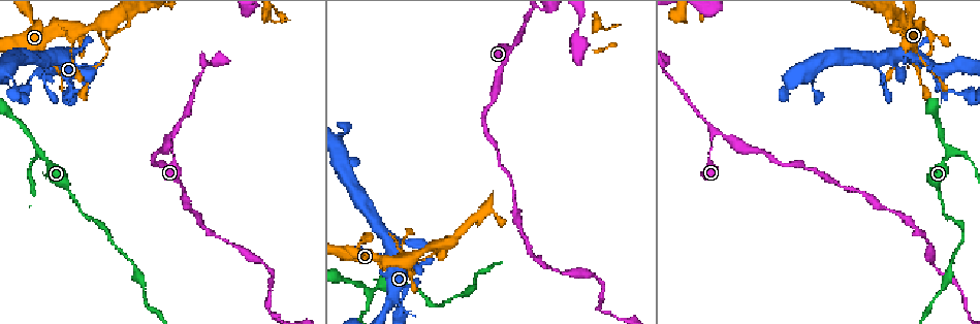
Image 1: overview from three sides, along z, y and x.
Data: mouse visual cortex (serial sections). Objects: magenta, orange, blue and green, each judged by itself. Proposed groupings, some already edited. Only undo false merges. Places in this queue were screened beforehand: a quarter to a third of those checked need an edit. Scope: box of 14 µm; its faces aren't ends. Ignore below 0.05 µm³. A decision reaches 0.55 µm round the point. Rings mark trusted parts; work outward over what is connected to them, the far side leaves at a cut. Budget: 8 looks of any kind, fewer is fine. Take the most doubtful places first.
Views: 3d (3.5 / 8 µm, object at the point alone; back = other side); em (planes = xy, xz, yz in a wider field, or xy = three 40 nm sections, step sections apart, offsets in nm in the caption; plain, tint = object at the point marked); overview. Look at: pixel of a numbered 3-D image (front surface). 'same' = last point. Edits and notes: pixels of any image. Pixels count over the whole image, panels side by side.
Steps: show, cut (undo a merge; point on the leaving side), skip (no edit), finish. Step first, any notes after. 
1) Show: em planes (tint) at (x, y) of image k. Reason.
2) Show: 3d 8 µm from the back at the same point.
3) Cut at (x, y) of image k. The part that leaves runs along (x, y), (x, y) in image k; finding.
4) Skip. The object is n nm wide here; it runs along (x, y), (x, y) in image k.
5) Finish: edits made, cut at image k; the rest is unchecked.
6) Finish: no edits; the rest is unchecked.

Show: 3d 3.5 µm at (503, 58) of image 1. Small branch off a trunk.

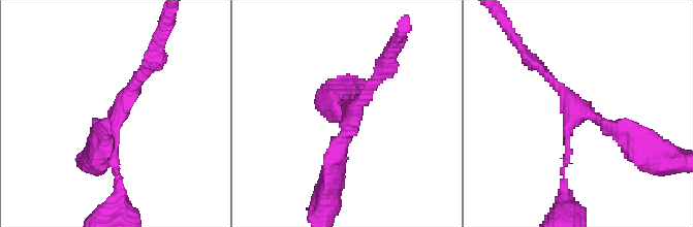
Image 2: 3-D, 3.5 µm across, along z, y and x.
Show: em xy step 2 (tint) at (118, 113) of image 2. 3 arms meet here; the arms are 100, 200, 250 nm wide.

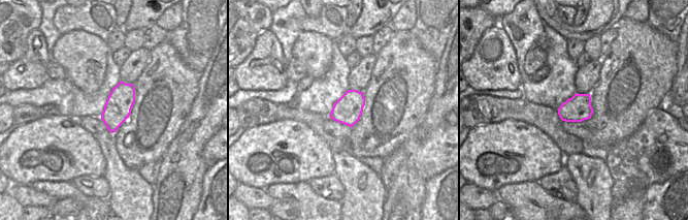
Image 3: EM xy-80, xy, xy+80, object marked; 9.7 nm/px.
Skip. One cell here.

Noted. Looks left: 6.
Show: 3d 3.5 µm at (107, 52) of image 1. Abrupt turn.

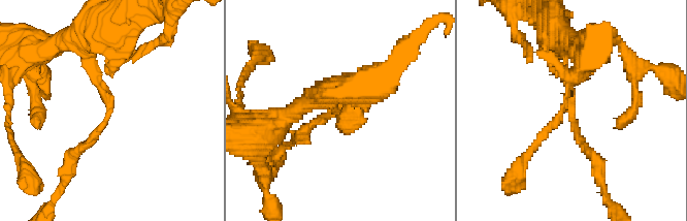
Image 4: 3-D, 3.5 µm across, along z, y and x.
Show: em xy step 5 (tint) at (339, 111) of image 4. The arms are 150, 150 nm wide.

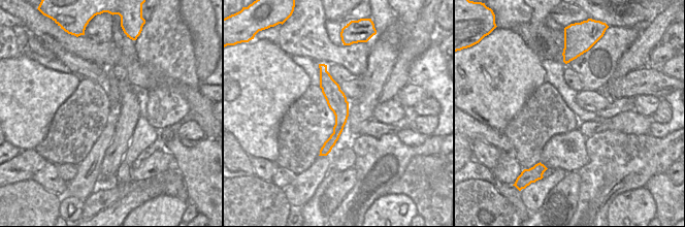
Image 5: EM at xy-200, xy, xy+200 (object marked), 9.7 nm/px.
Show: em xy step 2 (tint) at the same point. Another direction.

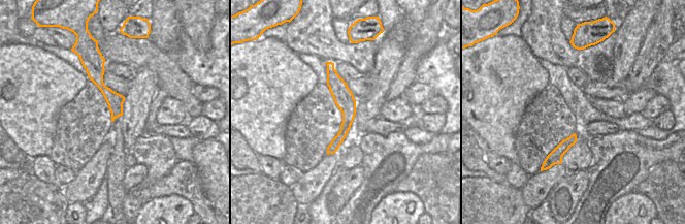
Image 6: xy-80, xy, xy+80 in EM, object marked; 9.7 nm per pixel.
Skip. It runs along (329, 64), (347, 103), (331, 151) in image 6; all the same cell.

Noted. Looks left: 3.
Show: 3d 3.5 µm at (41, 152) of image 1. Calibre changes.

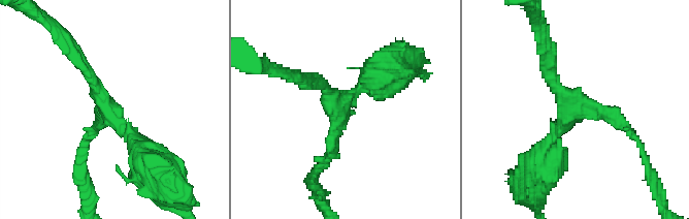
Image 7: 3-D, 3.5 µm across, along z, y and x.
Show: em xy step 3 (tint) at (565, 114) of image 7. Now the EM.

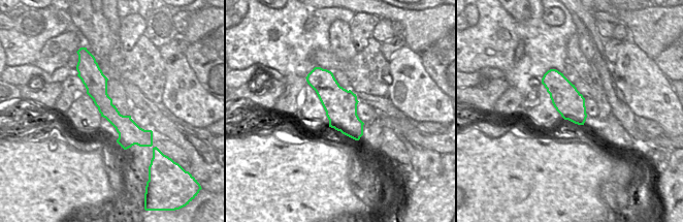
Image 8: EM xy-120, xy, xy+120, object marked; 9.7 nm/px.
Show: em planes (tint) at the same point.

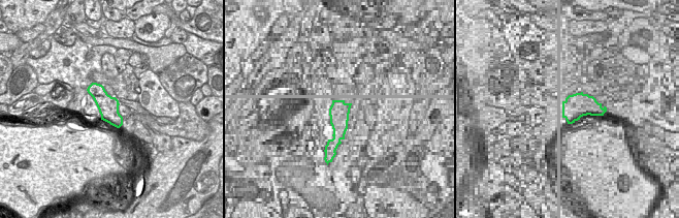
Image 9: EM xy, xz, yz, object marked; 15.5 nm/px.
Skip. The arms are 200, 200, 400 nm wide; it runs along (155, 169), (113, 119), (75, 55) in image 7; one cell here.

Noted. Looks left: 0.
Finish: no edits; the rest is unchecked.

